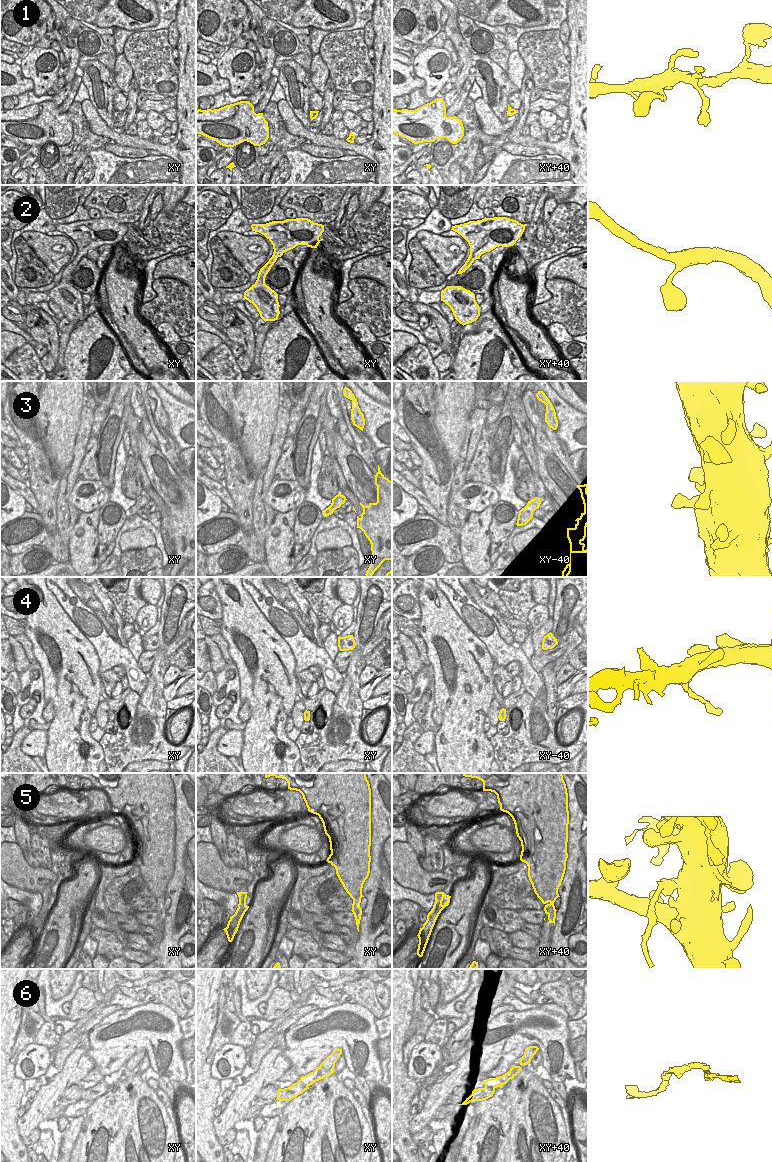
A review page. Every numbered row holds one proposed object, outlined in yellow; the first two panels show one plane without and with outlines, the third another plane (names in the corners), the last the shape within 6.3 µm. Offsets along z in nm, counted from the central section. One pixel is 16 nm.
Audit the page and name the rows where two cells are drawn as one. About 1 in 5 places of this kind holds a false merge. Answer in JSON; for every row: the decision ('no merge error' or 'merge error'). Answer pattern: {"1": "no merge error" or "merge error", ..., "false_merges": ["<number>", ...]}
{"1": "no merge error", "2": "no merge error", "3": "no merge error", "4": "no merge error", "5": "merge error", "6": "no merge error", "false_merges": ["5"]}

